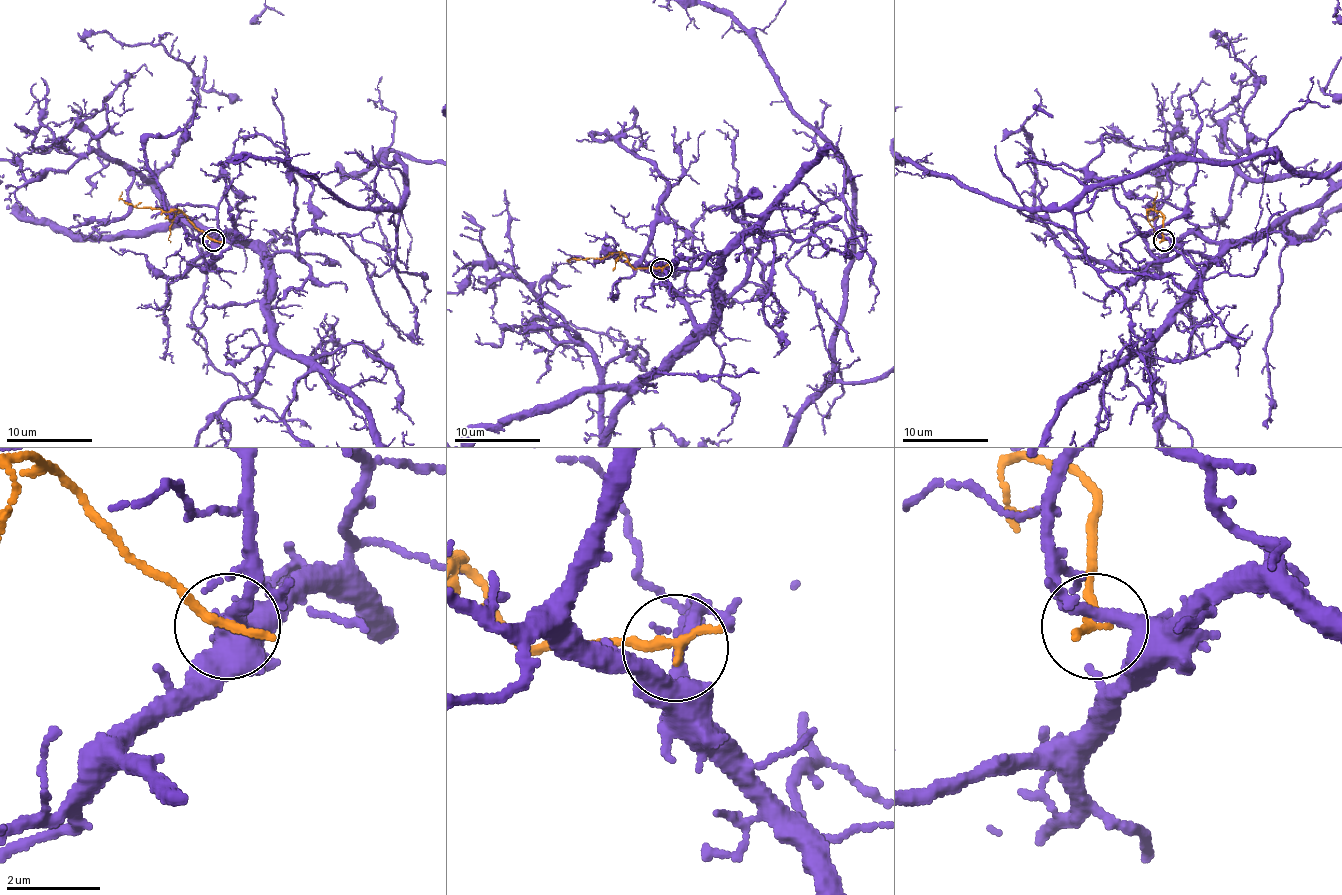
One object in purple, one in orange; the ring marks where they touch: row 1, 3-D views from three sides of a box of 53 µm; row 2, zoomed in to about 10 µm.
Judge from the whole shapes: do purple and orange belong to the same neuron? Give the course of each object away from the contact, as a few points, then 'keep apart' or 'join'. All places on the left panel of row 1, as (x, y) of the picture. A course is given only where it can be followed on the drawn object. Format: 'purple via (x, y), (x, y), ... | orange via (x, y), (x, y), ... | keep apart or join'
purple via (214, 238), (244, 243), (158, 185), (203, 118), (362, 174) | orange via (214, 241), (179, 210), (136, 208), (121, 197), (121, 191) | keep apart

